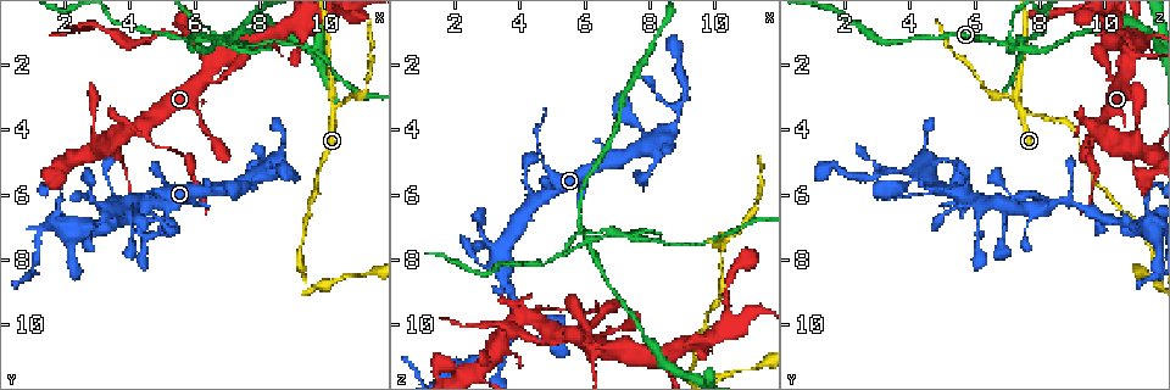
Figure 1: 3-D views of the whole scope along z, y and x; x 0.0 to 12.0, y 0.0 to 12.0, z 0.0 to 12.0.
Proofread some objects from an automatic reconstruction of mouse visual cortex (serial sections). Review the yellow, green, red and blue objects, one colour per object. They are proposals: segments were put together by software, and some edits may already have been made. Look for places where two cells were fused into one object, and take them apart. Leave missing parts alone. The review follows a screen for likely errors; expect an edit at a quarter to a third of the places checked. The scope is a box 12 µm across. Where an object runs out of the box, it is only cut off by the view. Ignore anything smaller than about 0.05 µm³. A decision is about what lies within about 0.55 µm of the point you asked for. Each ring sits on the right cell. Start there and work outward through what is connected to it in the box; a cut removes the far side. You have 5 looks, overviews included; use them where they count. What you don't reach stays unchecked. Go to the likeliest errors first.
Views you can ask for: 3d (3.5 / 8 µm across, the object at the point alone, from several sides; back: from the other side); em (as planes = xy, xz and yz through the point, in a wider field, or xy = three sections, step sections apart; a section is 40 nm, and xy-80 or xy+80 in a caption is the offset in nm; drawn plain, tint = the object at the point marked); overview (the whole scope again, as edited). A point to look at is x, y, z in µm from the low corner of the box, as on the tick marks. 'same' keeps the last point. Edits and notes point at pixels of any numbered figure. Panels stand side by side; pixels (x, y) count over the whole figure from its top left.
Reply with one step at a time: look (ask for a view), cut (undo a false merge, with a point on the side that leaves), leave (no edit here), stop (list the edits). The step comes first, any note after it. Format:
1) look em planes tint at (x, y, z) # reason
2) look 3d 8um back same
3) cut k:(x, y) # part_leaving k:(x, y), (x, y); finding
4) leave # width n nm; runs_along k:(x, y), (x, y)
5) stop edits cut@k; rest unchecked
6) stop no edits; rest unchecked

look 3d 3.5um at (10.6, 3.3, 7.4) # three arms meet

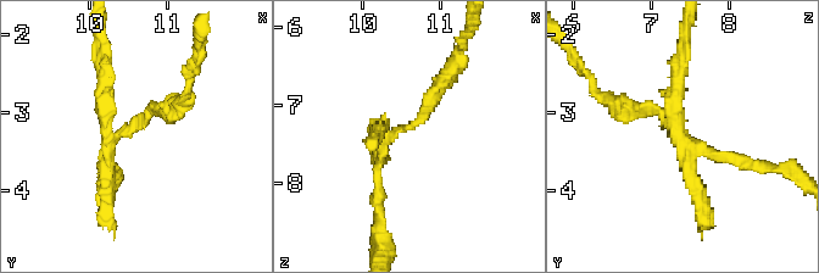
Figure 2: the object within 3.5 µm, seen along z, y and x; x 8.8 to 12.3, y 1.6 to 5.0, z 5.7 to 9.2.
look em xy step 2 tint at (10.60, 3.20, 7.30)

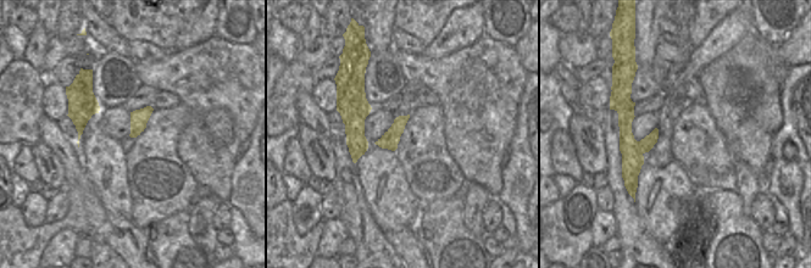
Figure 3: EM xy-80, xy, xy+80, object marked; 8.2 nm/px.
cut 2:(149, 112) # part_leaving 2:(692, 146), (800, 177); a second cell is stuck on

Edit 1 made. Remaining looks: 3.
look 3d 8um at (5.8, 0.9, 10.4) # thin neck

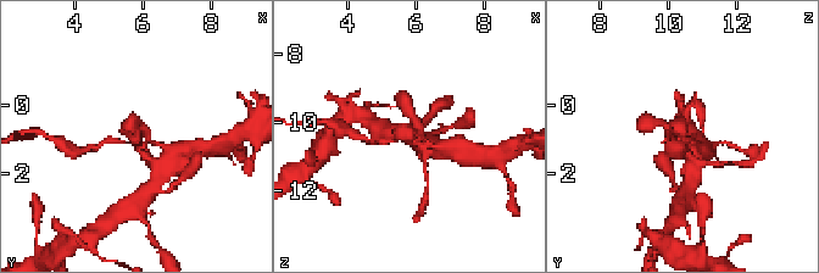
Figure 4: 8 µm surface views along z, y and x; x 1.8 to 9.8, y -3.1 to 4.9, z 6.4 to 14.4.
look em xy step 1 tint at (5.6, 0.9, 10.4) # shape alone is not enough

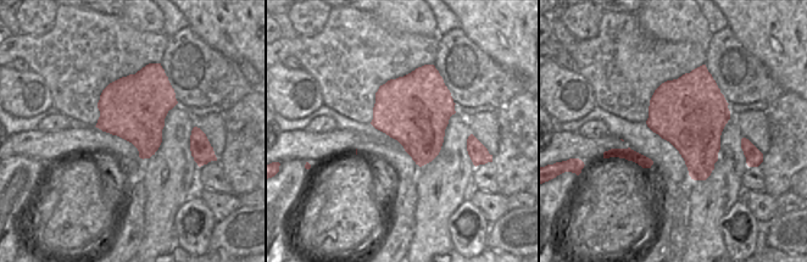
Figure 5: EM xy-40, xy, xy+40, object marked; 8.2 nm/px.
cut 4:(94, 148) # part_leaving 4:(124, 140), (106, 139), (78, 152); two cells meet here

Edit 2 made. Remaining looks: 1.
stop edits cut@2, cut@4; rest unchecked

